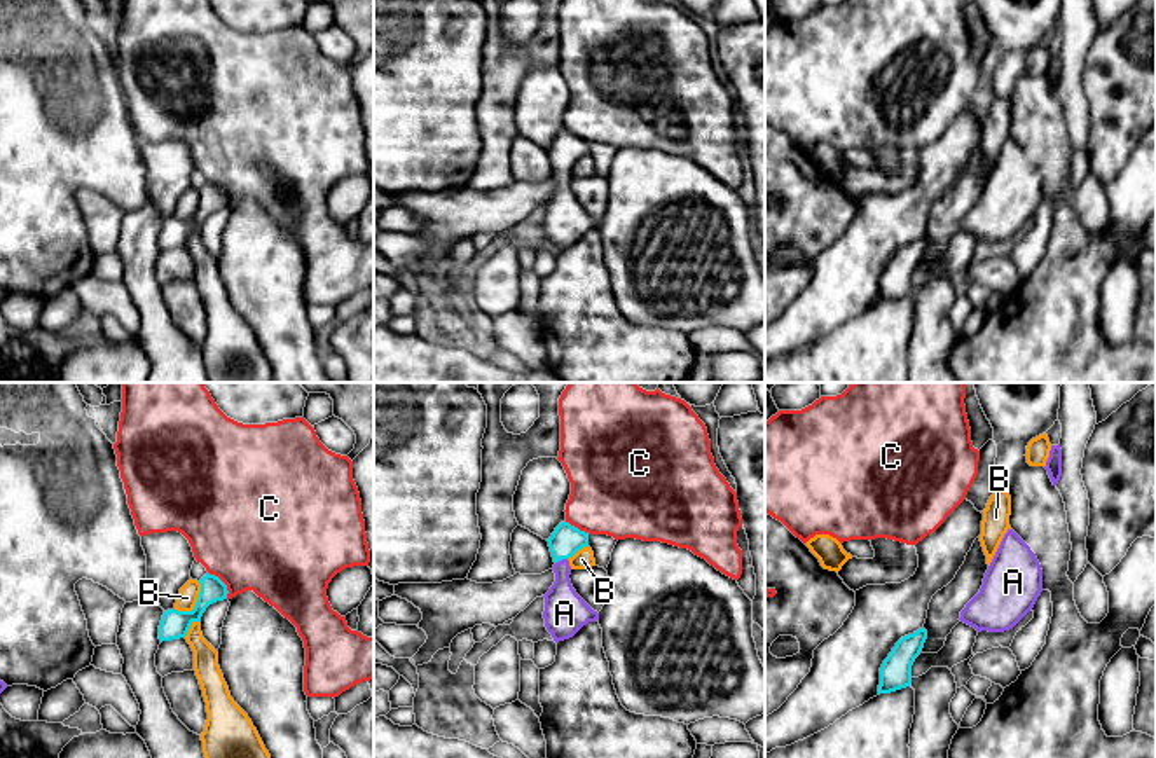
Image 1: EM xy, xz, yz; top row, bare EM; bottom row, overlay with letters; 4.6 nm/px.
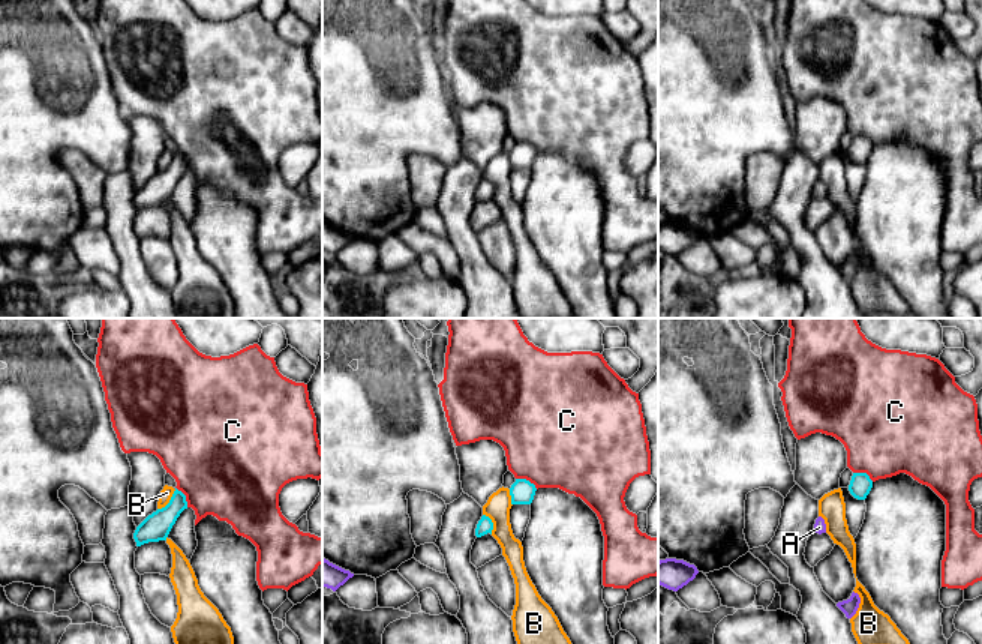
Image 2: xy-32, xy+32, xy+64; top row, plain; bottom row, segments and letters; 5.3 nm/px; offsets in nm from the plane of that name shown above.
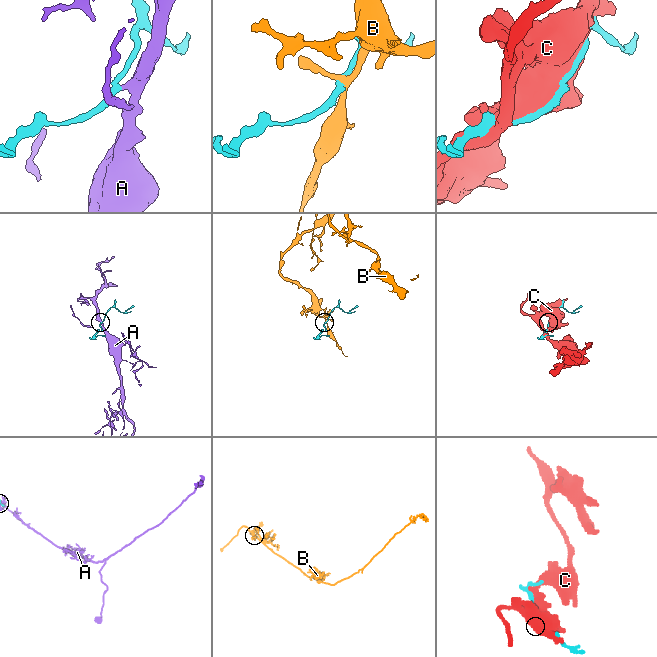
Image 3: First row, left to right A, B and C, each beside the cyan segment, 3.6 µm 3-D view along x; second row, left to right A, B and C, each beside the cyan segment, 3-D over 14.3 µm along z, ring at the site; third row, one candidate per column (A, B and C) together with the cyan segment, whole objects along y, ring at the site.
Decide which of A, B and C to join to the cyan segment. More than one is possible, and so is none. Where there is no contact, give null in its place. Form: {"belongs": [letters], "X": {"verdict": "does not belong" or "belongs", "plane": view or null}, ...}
{"belongs": ["A"], "A": {"verdict": "belongs", "plane": "xz"}, "B": {"verdict": "does not belong", "plane": "xy"}, "C": {"verdict": "does not belong", "plane": "xy"}}

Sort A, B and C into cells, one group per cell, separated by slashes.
A / B / C

